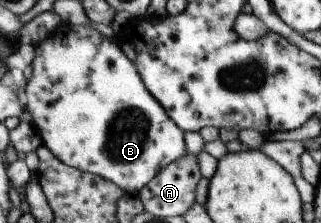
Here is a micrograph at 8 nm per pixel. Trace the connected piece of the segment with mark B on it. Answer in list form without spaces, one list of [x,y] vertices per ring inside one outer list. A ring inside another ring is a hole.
[[[63,22],[48,39],[45,39],[38,45],[36,49],[36,59],[34,59],[32,65],[32,75],[26,83],[23,92],[27,109],[34,119],[34,124],[37,126],[42,136],[43,143],[46,144],[46,147],[50,148],[50,151],[54,153],[59,160],[62,160],[64,163],[76,169],[105,177],[116,183],[120,189],[125,189],[128,194],[138,195],[158,173],[162,173],[164,169],[166,169],[167,165],[173,164],[174,161],[181,160],[182,157],[186,157],[186,155],[188,155],[188,147],[185,141],[186,131],[169,116],[169,113],[166,111],[165,106],[161,104],[161,101],[158,101],[157,97],[154,97],[154,94],[150,93],[150,90],[146,87],[137,69],[137,65],[126,55],[122,46],[123,37],[105,37],[100,31],[97,31],[92,24],[74,25],[71,22]]]

